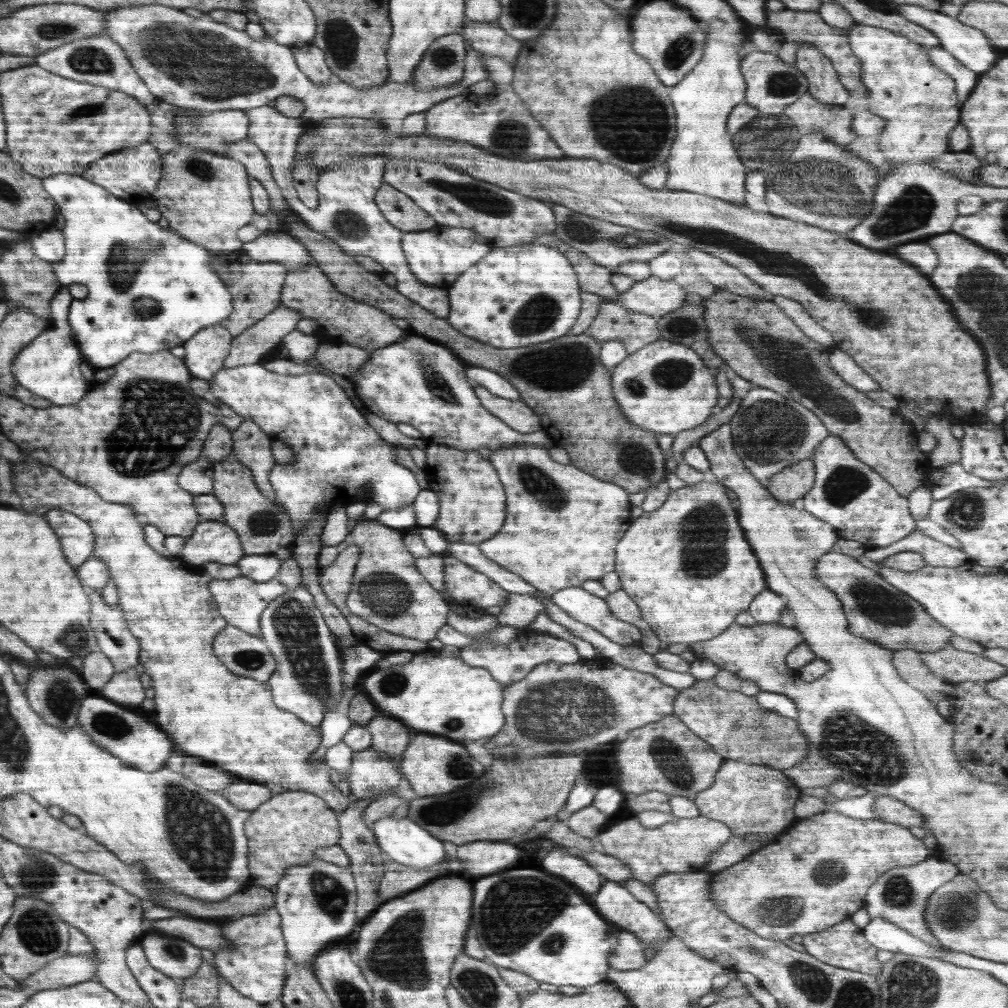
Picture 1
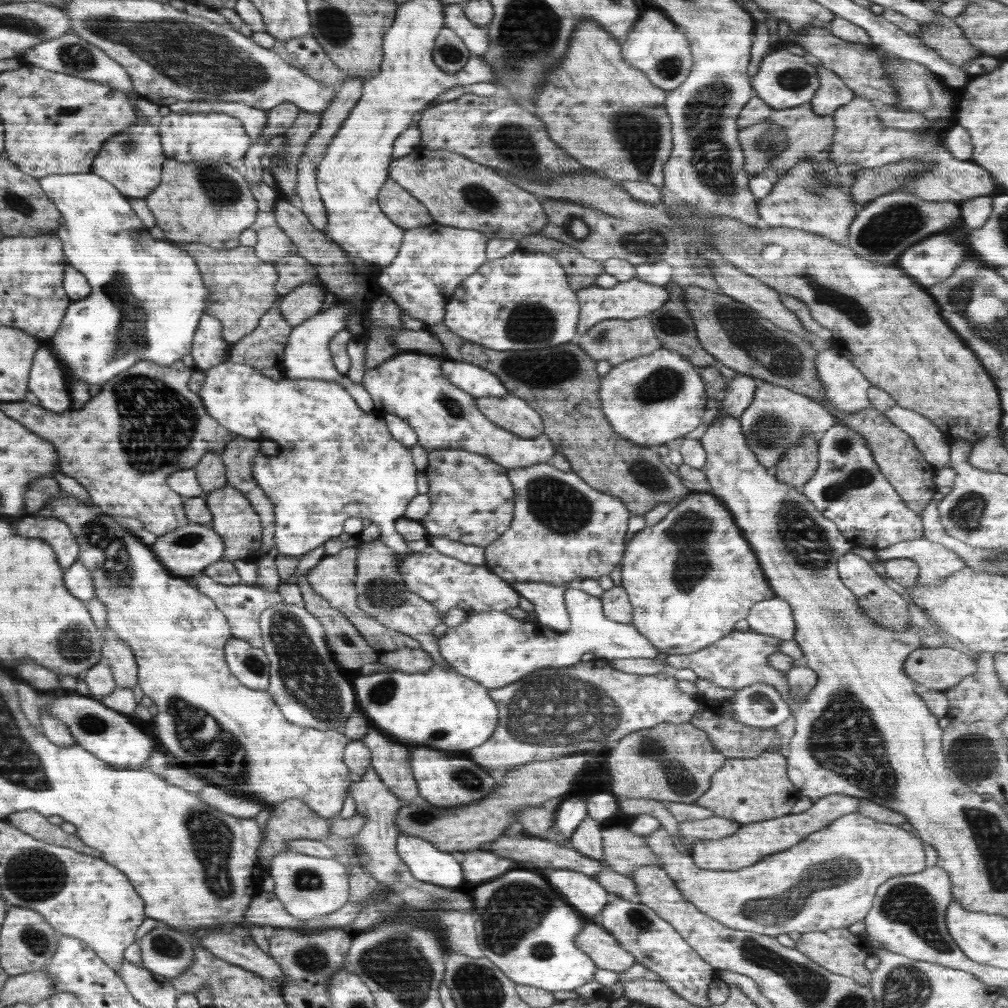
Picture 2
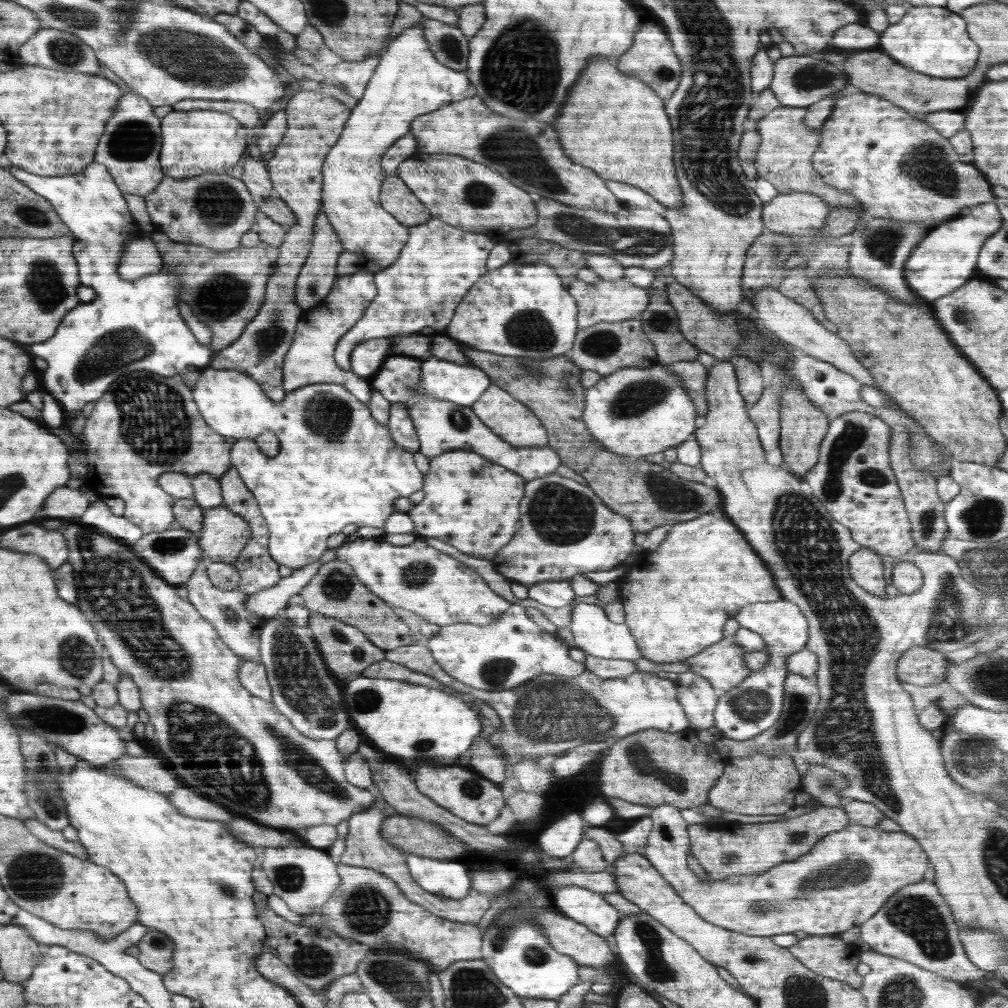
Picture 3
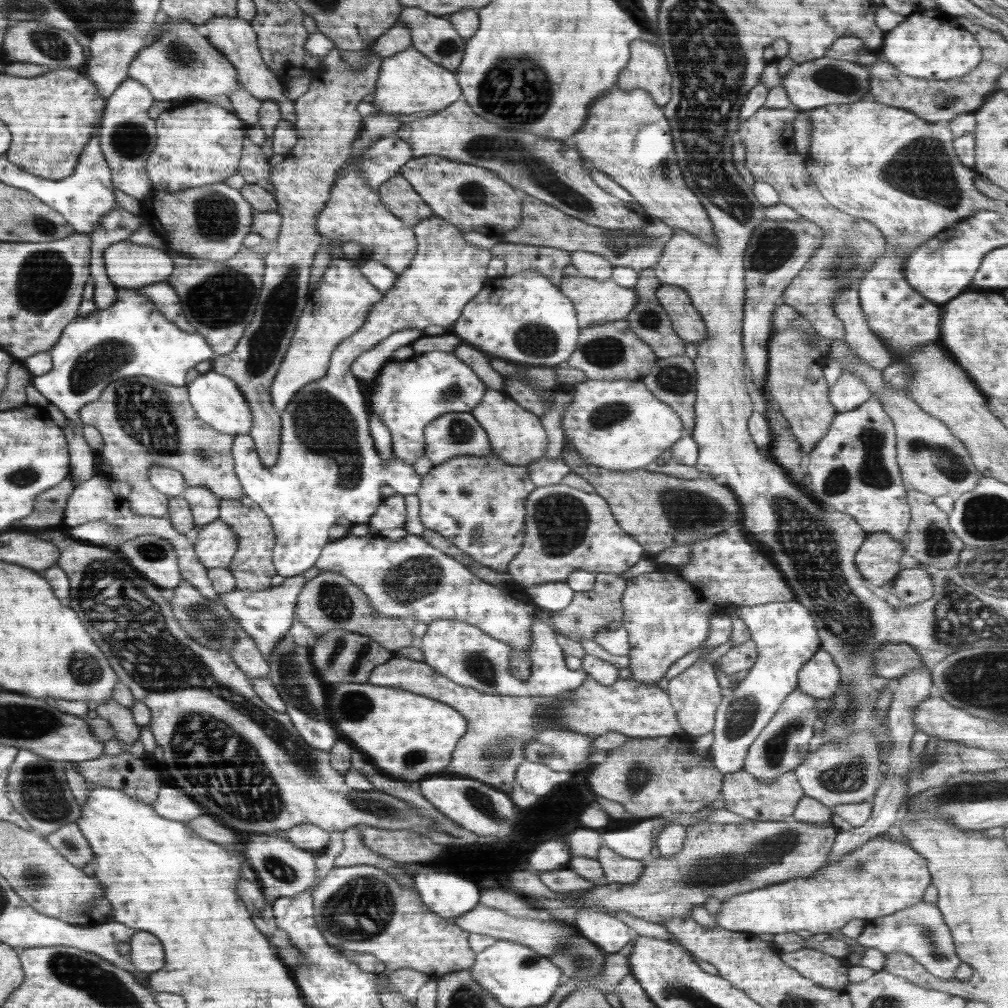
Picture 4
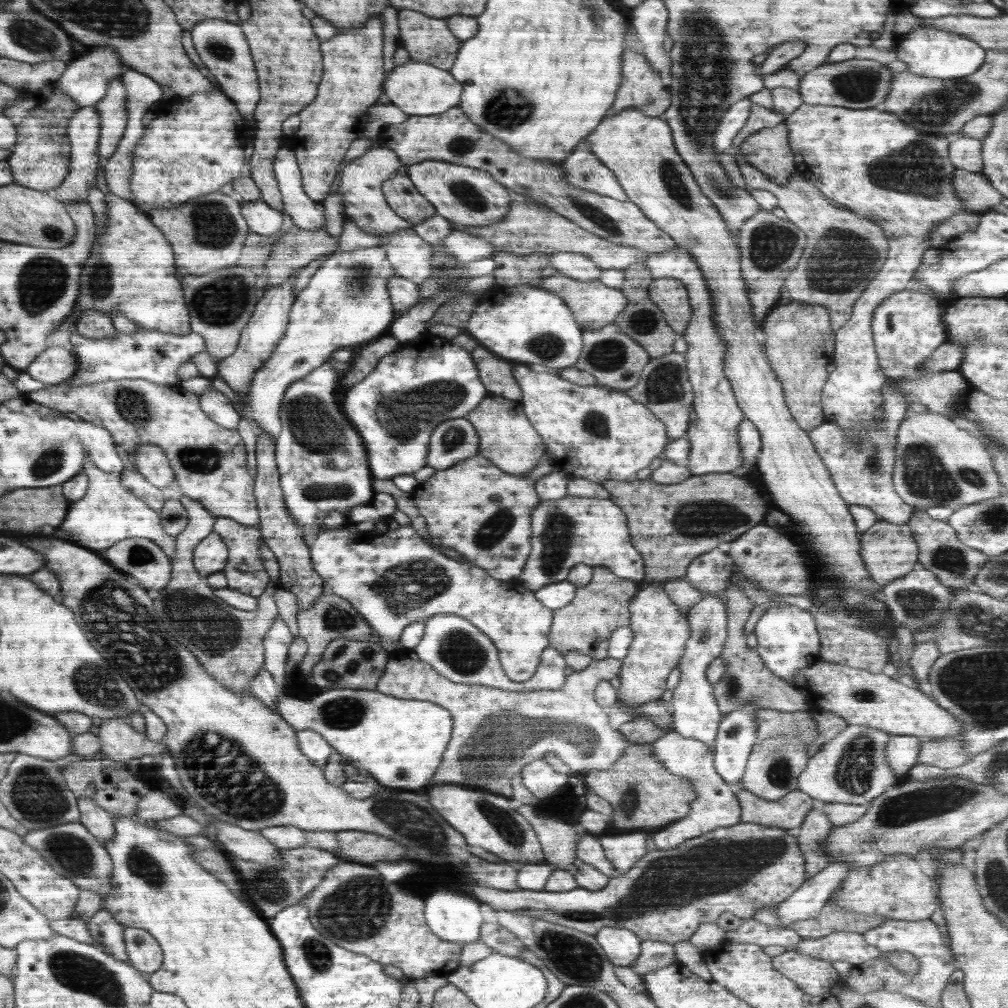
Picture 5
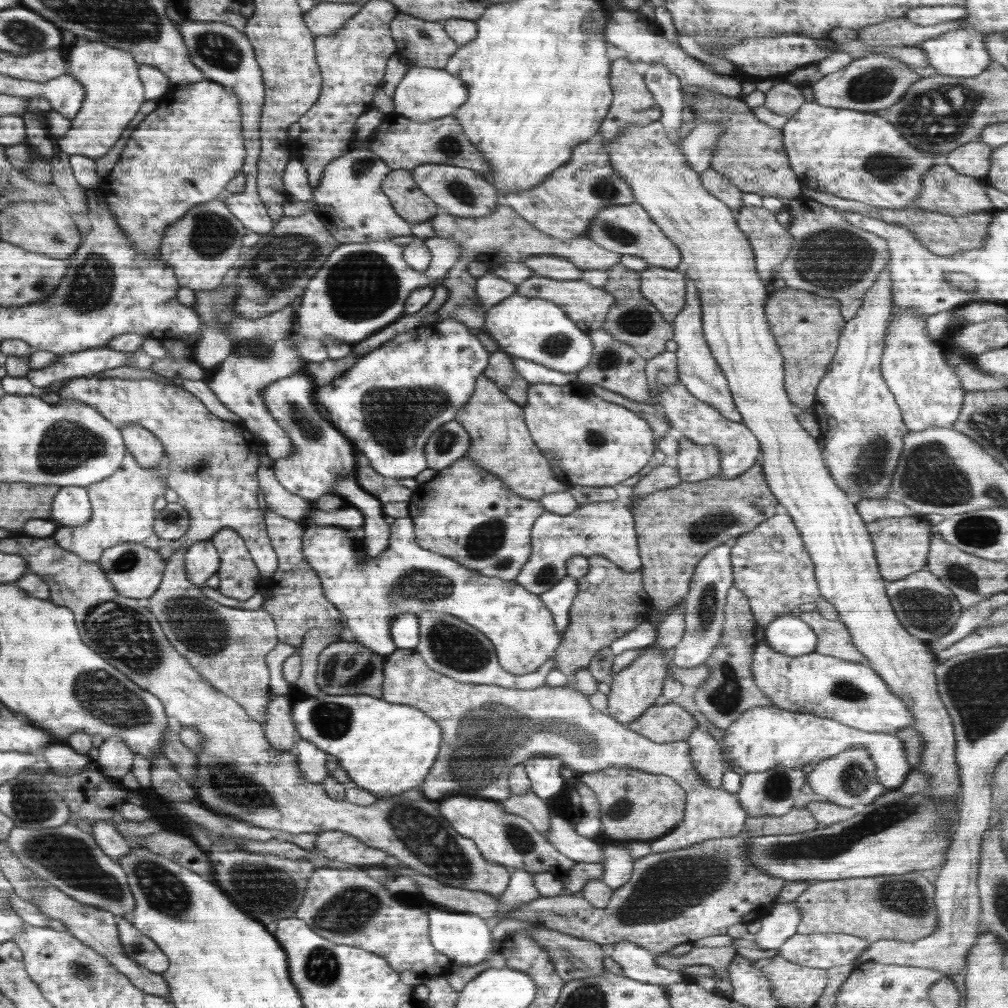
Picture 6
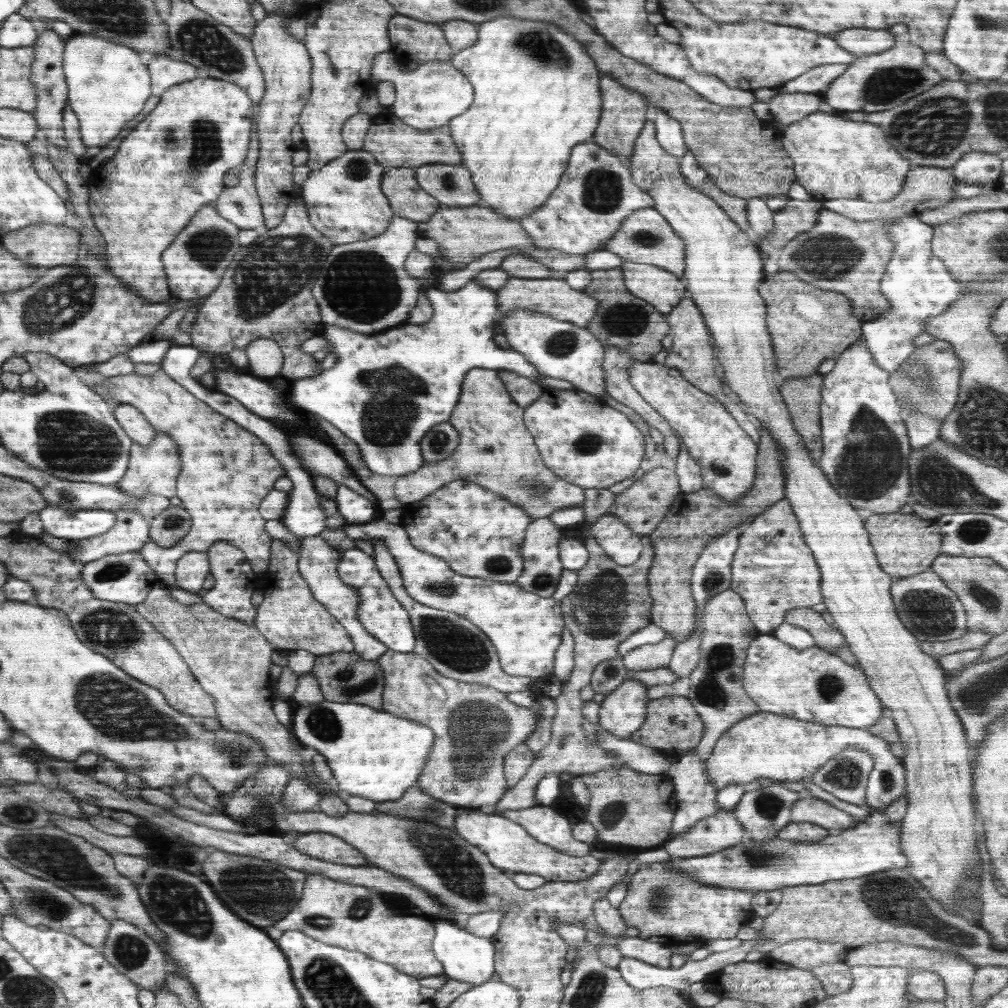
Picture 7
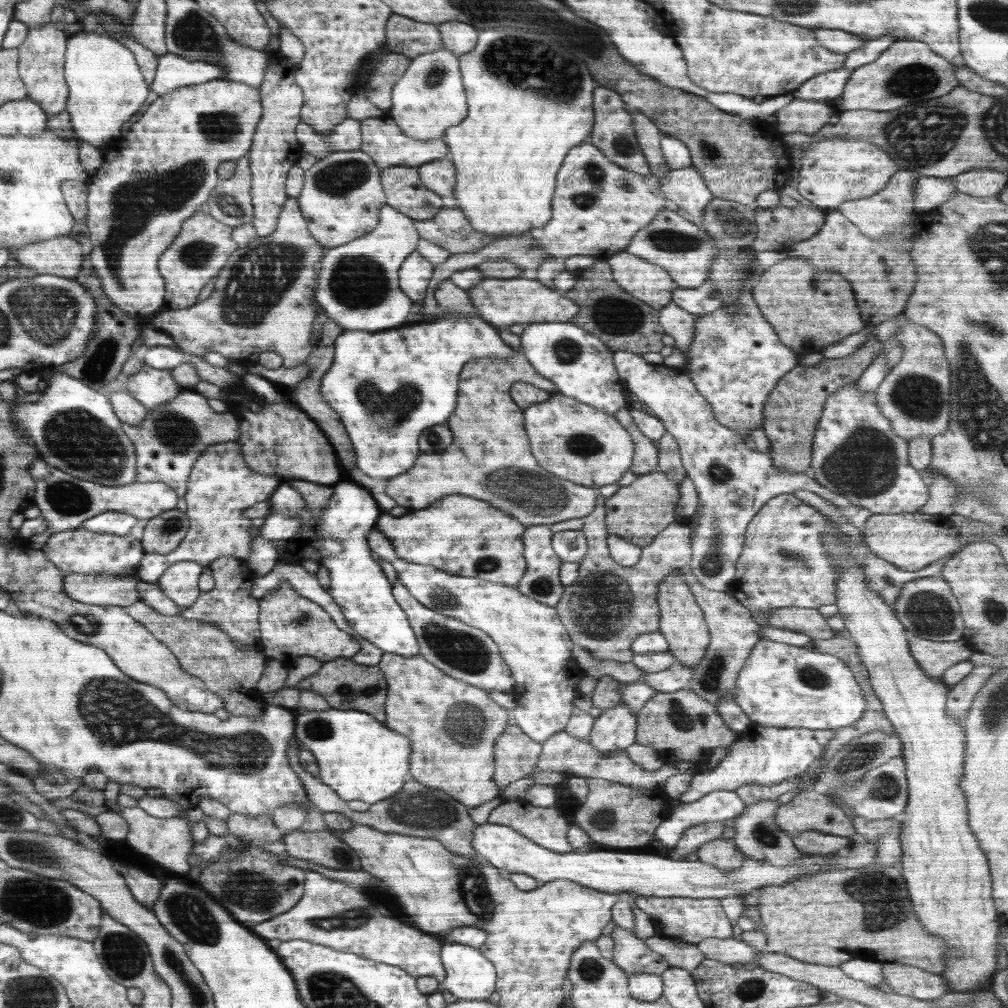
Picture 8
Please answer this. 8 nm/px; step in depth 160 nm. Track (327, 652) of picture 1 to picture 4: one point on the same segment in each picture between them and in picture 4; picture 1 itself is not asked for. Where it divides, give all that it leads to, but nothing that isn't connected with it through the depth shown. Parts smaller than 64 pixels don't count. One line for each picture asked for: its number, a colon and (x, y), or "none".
2: (310, 689)
3: (303, 689)
4: (291, 671)

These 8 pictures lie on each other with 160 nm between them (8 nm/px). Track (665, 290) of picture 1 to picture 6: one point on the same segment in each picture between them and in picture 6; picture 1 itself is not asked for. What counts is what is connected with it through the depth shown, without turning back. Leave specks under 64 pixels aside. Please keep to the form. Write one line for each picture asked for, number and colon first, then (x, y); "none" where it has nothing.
2: (634, 299)
3: (605, 301)
4: (595, 302)
5: (593, 305)
6: (587, 306)

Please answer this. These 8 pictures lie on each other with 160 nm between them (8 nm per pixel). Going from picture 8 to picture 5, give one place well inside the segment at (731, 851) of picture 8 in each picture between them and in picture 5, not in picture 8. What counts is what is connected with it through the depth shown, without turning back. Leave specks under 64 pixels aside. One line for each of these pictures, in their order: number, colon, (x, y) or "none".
5: (496, 733)
6: (486, 729)
7: (721, 830)

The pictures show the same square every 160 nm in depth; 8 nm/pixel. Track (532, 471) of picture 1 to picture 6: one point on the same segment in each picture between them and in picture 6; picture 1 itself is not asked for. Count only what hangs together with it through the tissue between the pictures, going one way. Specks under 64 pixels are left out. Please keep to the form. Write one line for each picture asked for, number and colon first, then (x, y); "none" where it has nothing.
2: (562, 529)
3: (565, 529)
4: (567, 529)
5: (572, 530)
6: (606, 528)

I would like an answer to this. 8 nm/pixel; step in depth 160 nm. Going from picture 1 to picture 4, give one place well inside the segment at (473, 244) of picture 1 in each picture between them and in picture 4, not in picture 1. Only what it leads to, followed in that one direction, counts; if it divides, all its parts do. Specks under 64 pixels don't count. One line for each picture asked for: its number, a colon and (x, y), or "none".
2: (433, 260)
3: (439, 263)
4: (328, 467)

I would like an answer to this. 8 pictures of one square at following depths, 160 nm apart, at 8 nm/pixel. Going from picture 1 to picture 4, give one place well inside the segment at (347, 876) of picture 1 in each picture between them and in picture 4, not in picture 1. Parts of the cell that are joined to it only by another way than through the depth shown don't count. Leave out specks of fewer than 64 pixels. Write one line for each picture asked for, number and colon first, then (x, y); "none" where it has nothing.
2: (308, 887)
3: (304, 877)
4: (278, 864)

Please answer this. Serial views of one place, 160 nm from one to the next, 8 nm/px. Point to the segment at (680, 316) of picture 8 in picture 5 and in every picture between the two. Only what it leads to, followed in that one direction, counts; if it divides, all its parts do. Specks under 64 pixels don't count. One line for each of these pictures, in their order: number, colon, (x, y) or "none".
5: (714, 438)
6: (698, 371)
7: (692, 354)

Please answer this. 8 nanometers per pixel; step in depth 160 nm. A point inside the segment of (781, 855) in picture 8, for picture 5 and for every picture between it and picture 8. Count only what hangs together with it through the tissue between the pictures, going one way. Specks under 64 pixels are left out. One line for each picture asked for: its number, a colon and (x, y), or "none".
5: (772, 769)
6: (773, 792)
7: (764, 811)

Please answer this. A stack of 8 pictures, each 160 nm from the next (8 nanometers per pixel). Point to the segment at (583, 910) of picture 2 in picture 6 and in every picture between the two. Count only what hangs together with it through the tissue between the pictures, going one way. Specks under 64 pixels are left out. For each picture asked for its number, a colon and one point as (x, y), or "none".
3: (589, 908)
4: (609, 933)
5: (622, 947)
6: (637, 963)

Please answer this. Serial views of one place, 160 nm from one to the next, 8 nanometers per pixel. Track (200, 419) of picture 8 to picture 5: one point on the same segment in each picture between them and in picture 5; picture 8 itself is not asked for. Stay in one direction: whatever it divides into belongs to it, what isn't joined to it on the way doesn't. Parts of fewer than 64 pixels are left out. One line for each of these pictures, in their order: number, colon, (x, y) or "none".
5: (107, 513)
6: (122, 505)
7: (154, 469)

